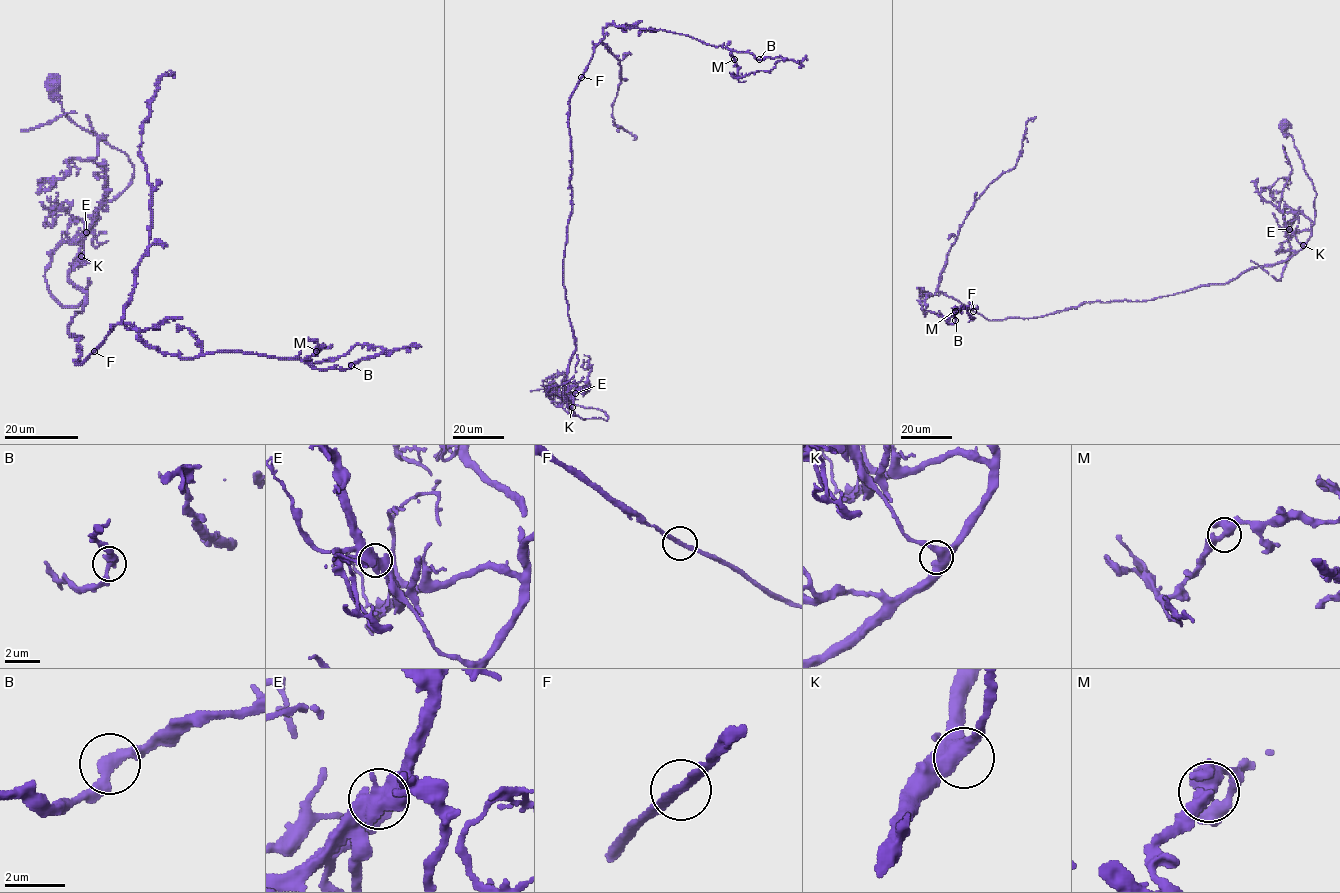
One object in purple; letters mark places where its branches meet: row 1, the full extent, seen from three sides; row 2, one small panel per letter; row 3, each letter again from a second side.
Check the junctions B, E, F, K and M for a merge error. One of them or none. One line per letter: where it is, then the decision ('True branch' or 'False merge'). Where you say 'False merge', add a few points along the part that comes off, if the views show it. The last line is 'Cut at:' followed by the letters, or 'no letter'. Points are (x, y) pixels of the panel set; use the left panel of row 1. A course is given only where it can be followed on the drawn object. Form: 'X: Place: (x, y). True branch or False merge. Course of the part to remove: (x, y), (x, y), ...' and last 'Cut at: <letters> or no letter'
B: Place: (351, 365). True branch
E: Place: (86, 232). False merge. Course of the part to remove: (86, 232), (107, 186), (106, 174), (95, 162), (98, 136), (89, 118), (65, 113), (20, 130)
F: Place: (94, 351). True branch
K: Place: (81, 256). True branch
M: Place: (316, 351). True branch
Cut at: E

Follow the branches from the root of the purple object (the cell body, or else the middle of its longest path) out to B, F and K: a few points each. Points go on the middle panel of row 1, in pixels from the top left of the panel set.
B: (552, 387), (608, 418), (579, 417), (563, 394), (569, 98), (603, 29), (758, 59)
F: (552, 387), (608, 418), (579, 417), (563, 394), (575, 348), (563, 284), (569, 98), (581, 77)
K: (552, 387), (557, 388), (557, 396), (565, 402), (602, 410), (608, 418), (582, 419), (572, 412), (572, 407)

